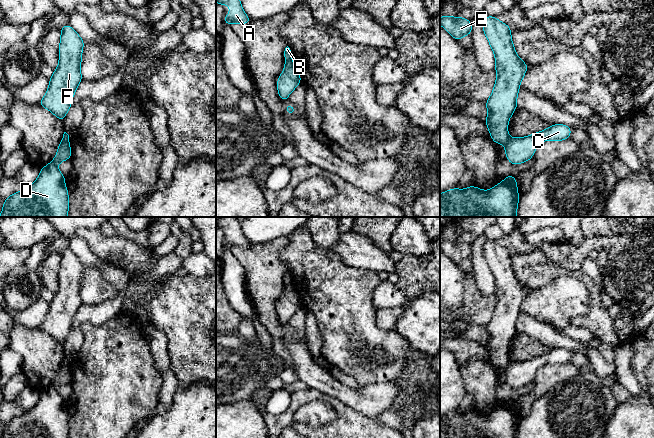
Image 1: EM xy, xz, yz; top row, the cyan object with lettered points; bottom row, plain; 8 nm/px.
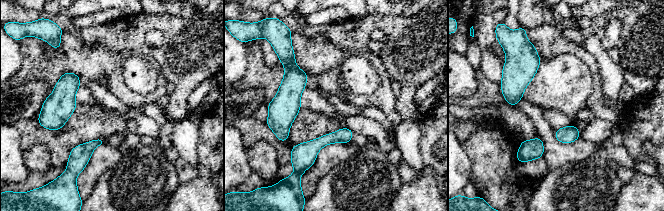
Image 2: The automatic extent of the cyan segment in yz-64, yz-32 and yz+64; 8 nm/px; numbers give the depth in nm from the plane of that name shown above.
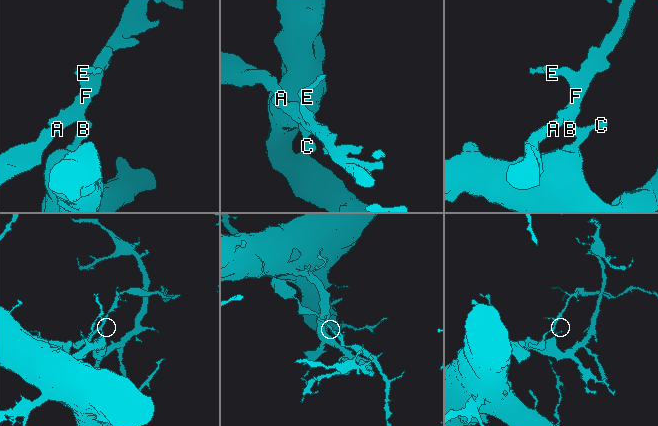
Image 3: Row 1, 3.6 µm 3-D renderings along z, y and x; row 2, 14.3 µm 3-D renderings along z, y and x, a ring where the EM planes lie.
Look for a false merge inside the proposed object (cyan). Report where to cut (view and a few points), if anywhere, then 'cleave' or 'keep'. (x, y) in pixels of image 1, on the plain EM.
xz (291, 283), (286, 285) | cleave

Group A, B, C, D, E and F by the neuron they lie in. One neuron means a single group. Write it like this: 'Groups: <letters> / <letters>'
Groups: A B E F / C D

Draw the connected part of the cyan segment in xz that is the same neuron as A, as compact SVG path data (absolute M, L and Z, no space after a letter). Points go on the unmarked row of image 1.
M216 217L216 226L221 230L230 229L230 238L224 239L226 249L234 247L249 248L251 243L246 239L241 230L240 222L236 217Z

